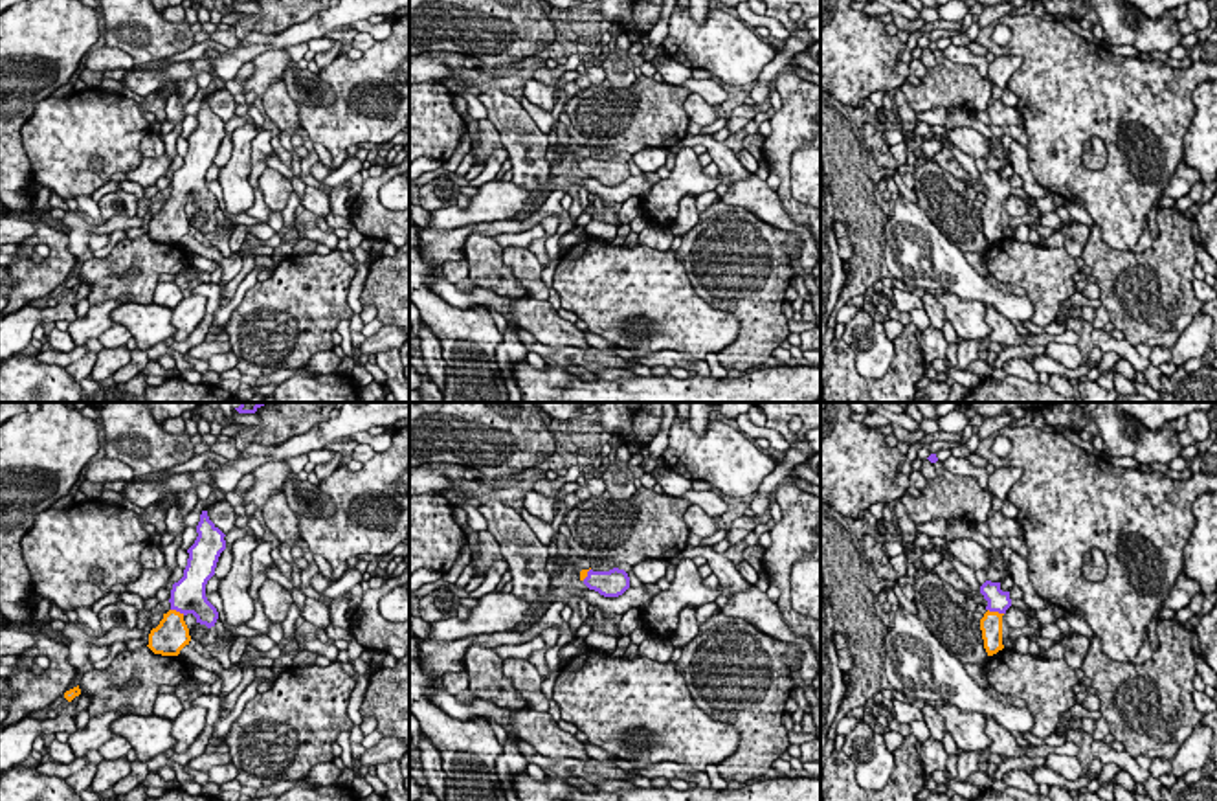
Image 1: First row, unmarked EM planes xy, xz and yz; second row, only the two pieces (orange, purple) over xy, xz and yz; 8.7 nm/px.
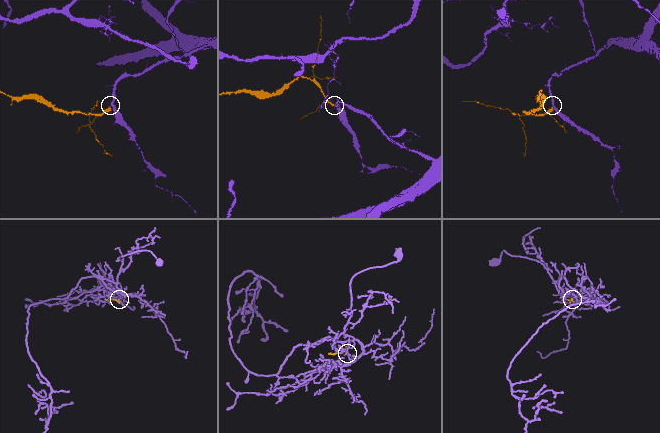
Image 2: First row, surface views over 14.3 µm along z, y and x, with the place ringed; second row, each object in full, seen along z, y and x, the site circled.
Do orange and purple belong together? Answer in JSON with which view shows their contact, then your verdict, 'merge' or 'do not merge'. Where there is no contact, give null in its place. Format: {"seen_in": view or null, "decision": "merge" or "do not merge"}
{"seen_in": "yz", "decision": "merge"}

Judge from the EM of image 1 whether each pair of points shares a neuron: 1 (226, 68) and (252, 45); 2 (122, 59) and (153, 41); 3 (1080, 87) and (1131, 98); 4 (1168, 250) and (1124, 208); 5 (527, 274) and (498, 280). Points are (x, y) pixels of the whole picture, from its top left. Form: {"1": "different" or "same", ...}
{"1": "same", "2": "different", "3": "same", "4": "different", "5": "different"}

